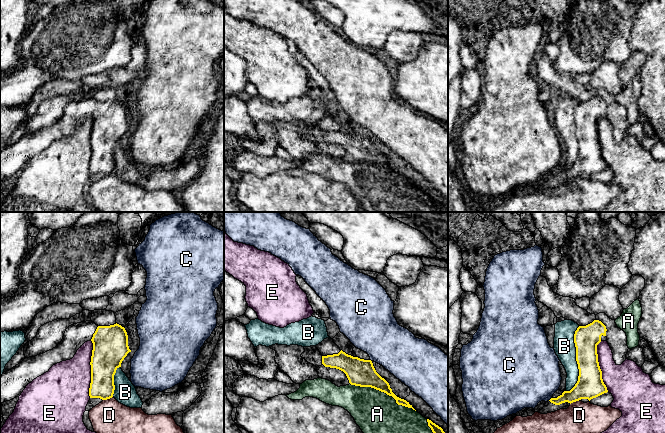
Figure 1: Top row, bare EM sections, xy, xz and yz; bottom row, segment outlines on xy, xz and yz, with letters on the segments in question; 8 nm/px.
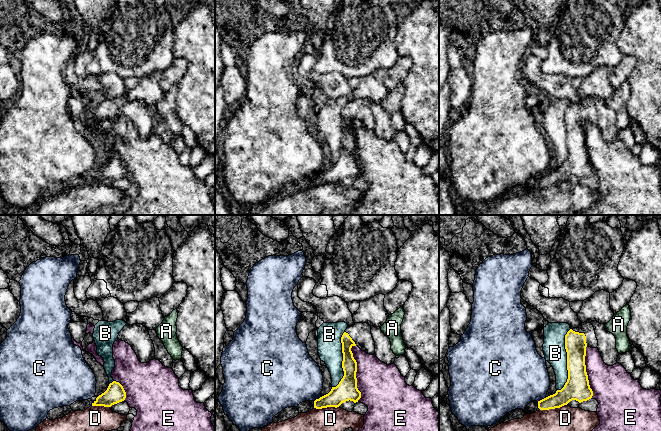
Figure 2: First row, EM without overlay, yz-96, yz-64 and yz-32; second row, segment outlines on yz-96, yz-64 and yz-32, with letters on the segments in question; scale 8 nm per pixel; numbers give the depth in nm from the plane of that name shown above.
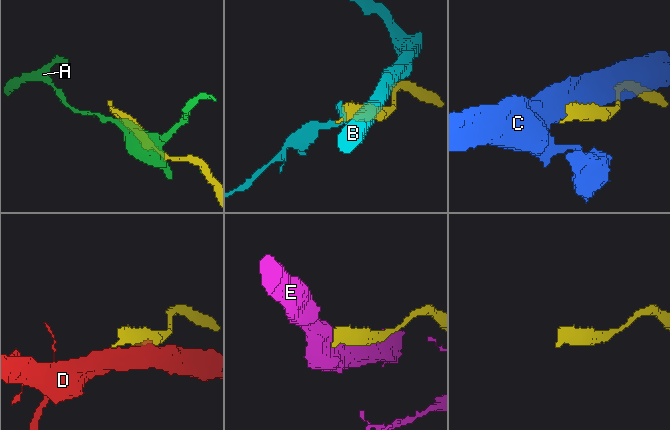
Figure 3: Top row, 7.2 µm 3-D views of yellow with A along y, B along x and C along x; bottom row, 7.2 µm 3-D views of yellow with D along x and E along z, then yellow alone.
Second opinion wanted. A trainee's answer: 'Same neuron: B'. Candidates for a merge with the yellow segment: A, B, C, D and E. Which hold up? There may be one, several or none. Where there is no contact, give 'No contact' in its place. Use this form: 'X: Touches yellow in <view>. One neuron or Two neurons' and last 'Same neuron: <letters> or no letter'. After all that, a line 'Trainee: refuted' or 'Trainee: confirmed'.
A: Touches yellow in xz. Two neurons
B: Touches yellow in yz. Two neurons
C: Touches yellow in yz. Two neurons
D: Touches yellow in xy. Two neurons
E: Touches yellow in xy. Two neurons
Same neuron: no letter
Trainee: refuted

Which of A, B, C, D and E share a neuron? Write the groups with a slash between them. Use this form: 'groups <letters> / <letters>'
groups A / B / C / D / E

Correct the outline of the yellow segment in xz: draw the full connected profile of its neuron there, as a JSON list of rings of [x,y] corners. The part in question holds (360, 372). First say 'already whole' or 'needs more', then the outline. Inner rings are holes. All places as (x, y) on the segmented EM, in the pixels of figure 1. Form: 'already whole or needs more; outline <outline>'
needs more; outline [[[316,346],[304,349],[301,357],[317,368],[323,364],[325,367],[339,369],[346,374],[351,385],[374,388],[392,396],[398,405],[415,410],[409,402],[392,392],[389,383],[376,372],[371,360],[353,357],[342,350],[338,354],[322,356]]]

